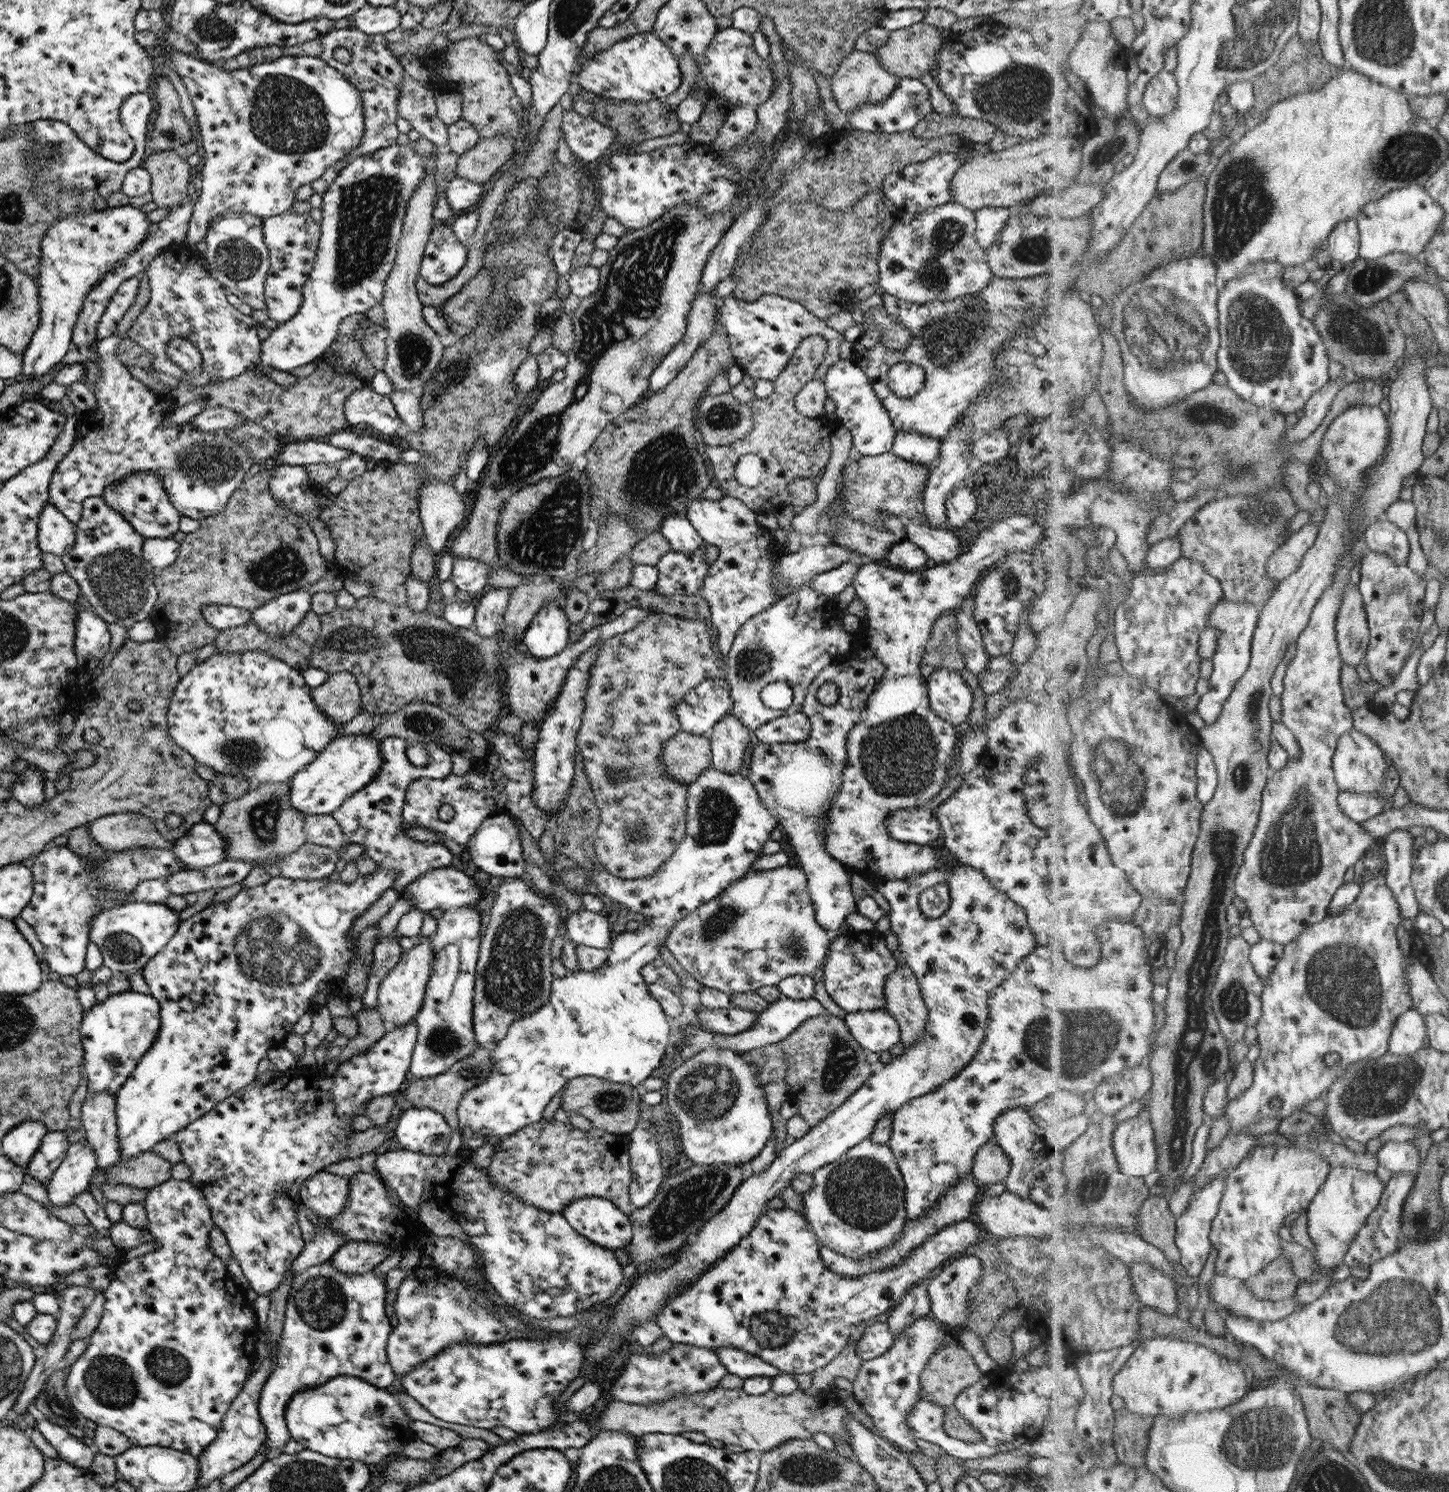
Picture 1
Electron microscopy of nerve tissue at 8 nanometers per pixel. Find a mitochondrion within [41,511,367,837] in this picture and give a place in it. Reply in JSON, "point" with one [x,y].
{"point":[120,584]}

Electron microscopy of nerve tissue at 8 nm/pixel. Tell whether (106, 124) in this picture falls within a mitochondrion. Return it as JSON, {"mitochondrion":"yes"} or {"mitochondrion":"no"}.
{"mitochondrion":"no"}

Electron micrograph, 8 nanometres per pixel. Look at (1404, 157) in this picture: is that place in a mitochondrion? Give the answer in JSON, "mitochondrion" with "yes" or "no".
{"mitochondrion":"yes"}

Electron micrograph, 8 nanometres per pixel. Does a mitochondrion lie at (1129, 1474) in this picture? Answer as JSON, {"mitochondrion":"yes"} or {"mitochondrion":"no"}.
{"mitochondrion":"no"}

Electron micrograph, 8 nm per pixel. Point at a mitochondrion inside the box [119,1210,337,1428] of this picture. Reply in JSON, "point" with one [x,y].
{"point":[169,1368]}

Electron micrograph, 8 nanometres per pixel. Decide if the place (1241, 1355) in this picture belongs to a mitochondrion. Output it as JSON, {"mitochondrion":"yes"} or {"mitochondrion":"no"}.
{"mitochondrion":"no"}

